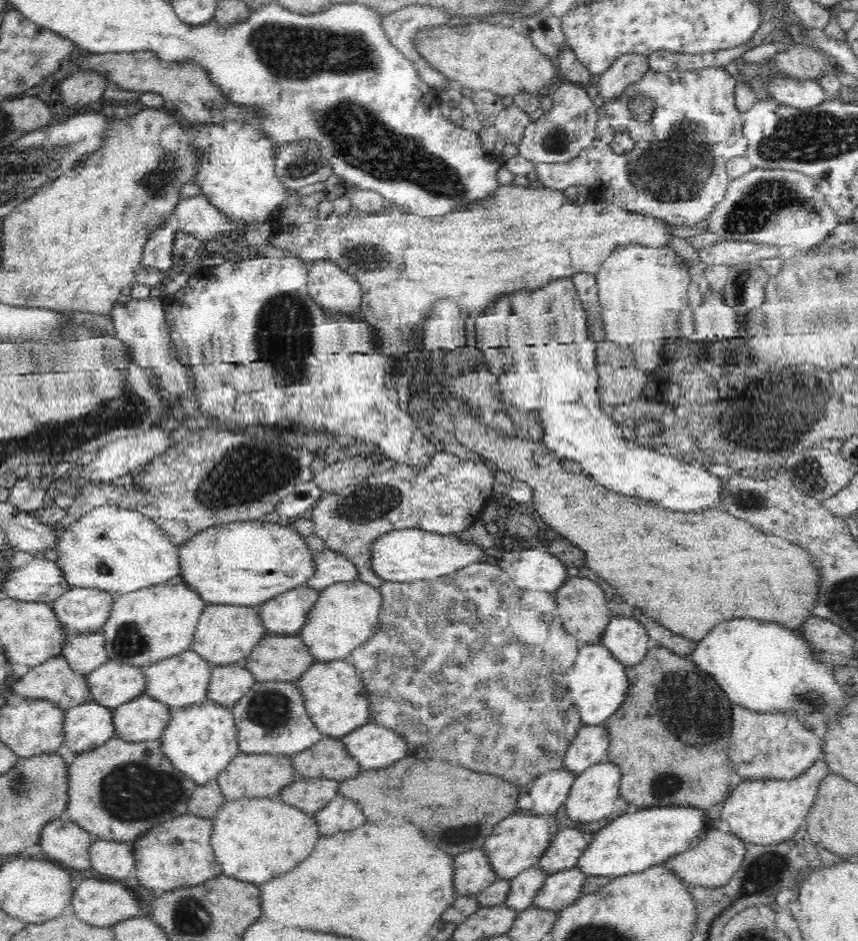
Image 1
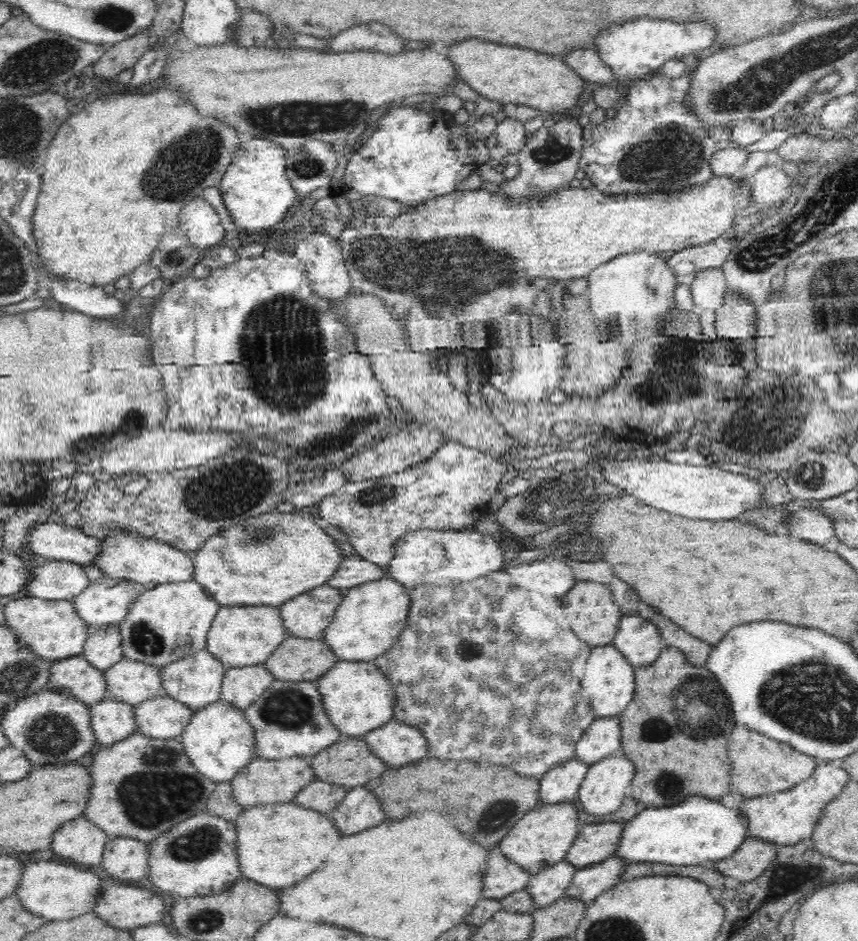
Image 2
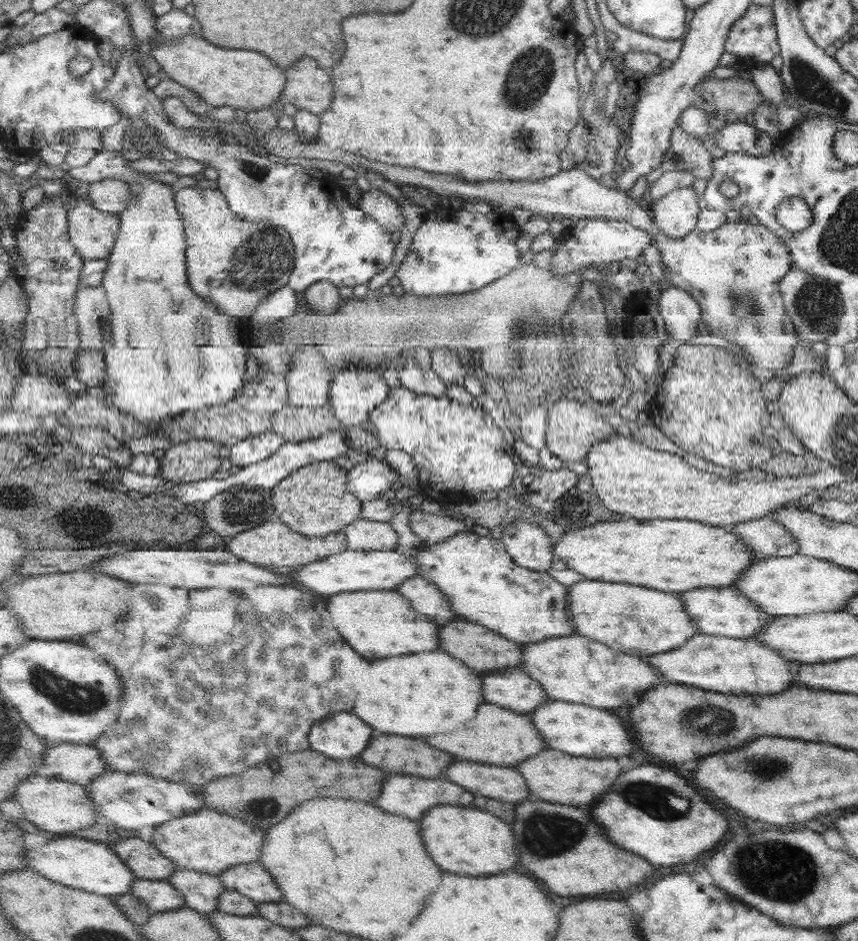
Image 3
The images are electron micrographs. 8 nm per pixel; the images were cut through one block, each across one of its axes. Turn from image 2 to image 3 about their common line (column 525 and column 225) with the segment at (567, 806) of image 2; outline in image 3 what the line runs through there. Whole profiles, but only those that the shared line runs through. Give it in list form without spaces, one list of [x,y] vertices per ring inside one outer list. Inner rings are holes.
[[[210,806],[202,807],[196,814],[171,820],[157,827],[151,838],[152,844],[176,862],[179,868],[198,870],[202,874],[222,875],[222,872],[238,864],[262,860],[262,828],[254,828],[236,816],[220,814]]]

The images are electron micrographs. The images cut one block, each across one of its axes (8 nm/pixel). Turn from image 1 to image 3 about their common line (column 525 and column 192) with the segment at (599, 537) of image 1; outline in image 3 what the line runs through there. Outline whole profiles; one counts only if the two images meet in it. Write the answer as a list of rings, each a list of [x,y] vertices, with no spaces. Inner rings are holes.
[[[188,438],[174,445],[160,460],[160,473],[170,481],[204,480],[222,469],[222,446],[214,440]]]

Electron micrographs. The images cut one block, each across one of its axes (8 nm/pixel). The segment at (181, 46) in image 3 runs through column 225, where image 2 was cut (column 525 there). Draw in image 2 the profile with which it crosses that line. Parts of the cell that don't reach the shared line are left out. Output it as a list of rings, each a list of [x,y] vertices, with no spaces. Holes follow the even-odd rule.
[[[472,36],[450,44],[446,57],[454,67],[454,74],[476,94],[503,106],[516,104],[544,113],[560,114],[574,107],[584,90],[582,78],[559,56],[518,48],[517,45],[494,44],[490,40]]]

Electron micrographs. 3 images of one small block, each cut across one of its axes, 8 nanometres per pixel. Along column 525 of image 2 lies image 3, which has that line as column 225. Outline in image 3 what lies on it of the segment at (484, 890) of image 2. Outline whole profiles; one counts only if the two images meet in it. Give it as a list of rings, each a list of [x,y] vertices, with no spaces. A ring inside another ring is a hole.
[[[261,861],[238,864],[222,872],[220,878],[228,890],[242,892],[258,903],[286,900],[276,878]]]

